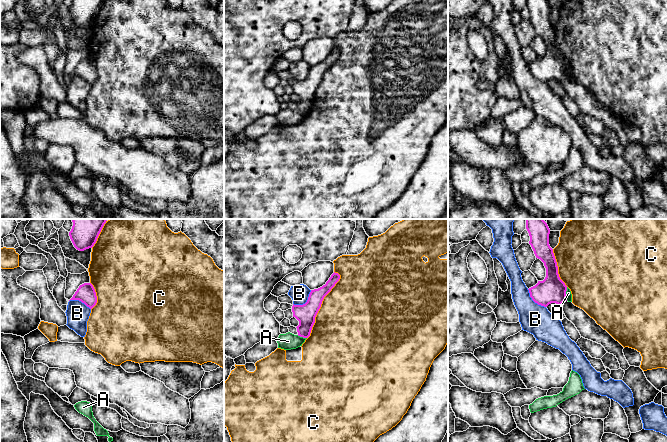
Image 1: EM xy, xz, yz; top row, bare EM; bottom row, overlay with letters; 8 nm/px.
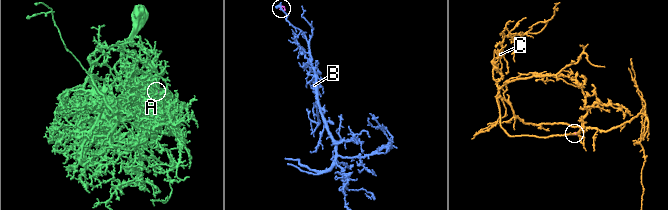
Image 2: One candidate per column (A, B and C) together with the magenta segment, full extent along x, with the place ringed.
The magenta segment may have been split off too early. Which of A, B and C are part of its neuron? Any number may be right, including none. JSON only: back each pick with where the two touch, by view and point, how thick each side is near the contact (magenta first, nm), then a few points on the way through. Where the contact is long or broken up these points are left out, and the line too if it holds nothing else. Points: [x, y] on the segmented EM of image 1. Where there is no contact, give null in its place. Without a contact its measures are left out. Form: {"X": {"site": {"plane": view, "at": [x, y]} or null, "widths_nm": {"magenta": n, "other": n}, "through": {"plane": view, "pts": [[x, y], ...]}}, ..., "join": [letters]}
{"A": {"site": {"plane": "yz", "at": [565, 294]}, "widths_nm": {"magenta": 220, "other": 50}, "through": {"plane": "yz", "pts": [[552, 289], [565, 294], [568, 293]]}}, "join": ["A"]}

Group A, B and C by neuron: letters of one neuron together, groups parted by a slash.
A / B / C

